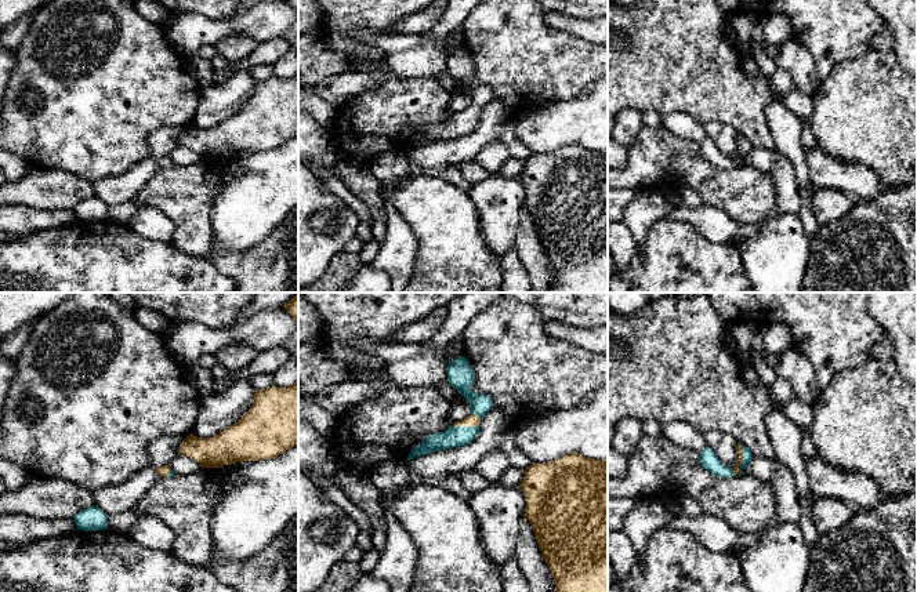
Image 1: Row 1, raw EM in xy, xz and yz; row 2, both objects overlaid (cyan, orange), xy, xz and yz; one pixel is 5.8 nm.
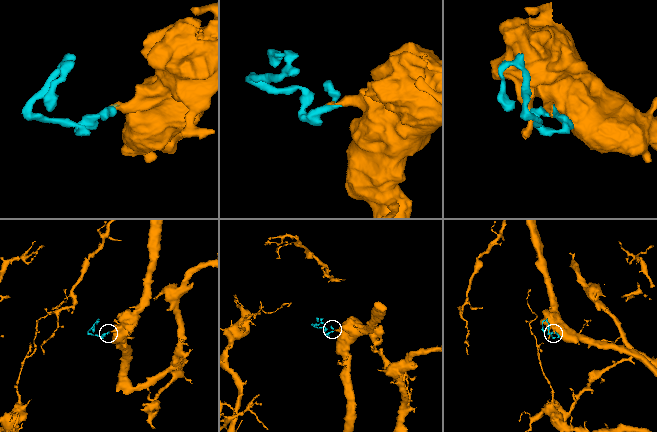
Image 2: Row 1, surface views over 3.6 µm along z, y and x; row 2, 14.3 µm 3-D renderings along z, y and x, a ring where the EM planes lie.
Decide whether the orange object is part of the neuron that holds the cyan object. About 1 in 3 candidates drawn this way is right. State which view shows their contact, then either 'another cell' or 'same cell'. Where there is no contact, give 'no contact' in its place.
meets cyan in xz; same cell

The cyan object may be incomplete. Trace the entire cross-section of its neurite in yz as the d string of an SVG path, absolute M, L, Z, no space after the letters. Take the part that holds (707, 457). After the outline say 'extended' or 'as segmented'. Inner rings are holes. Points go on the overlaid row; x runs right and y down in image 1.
M737 443L735 468L732 468L731 465L722 464L721 460L717 457L717 454L710 447L706 447L699 454L699 461L703 465L703 468L711 472L713 475L718 477L732 477L736 475L746 475L744 472L740 473L739 469L742 468L744 471L753 457L754 455L746 446Z; extended

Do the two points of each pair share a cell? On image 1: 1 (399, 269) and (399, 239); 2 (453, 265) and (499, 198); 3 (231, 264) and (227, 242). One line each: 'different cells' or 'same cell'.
1: same cell
2: different cells
3: different cells

